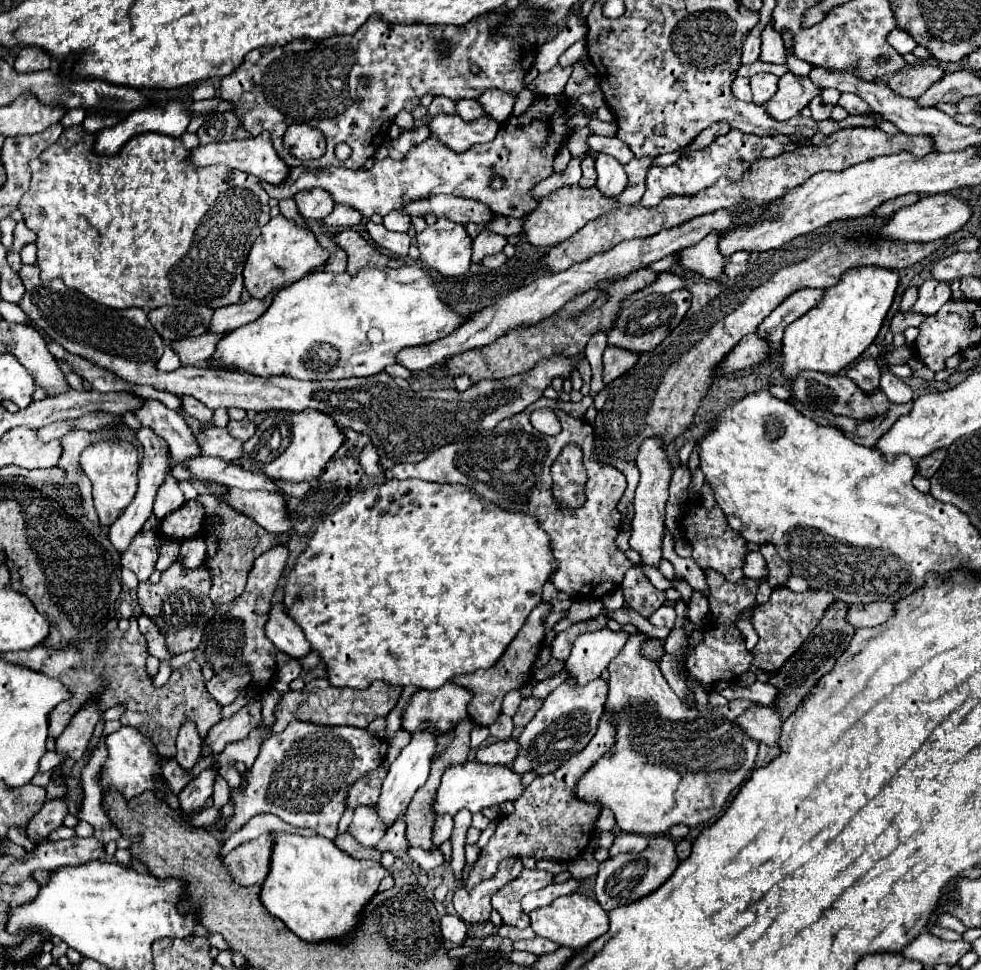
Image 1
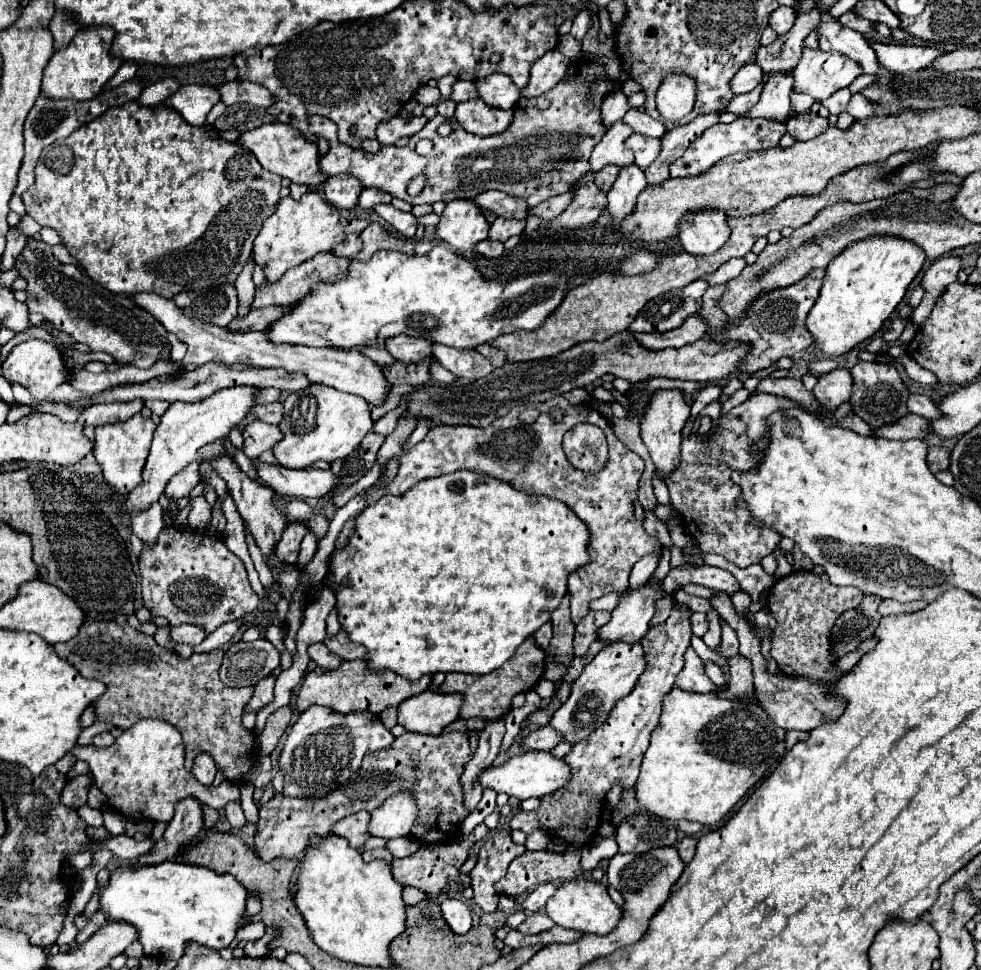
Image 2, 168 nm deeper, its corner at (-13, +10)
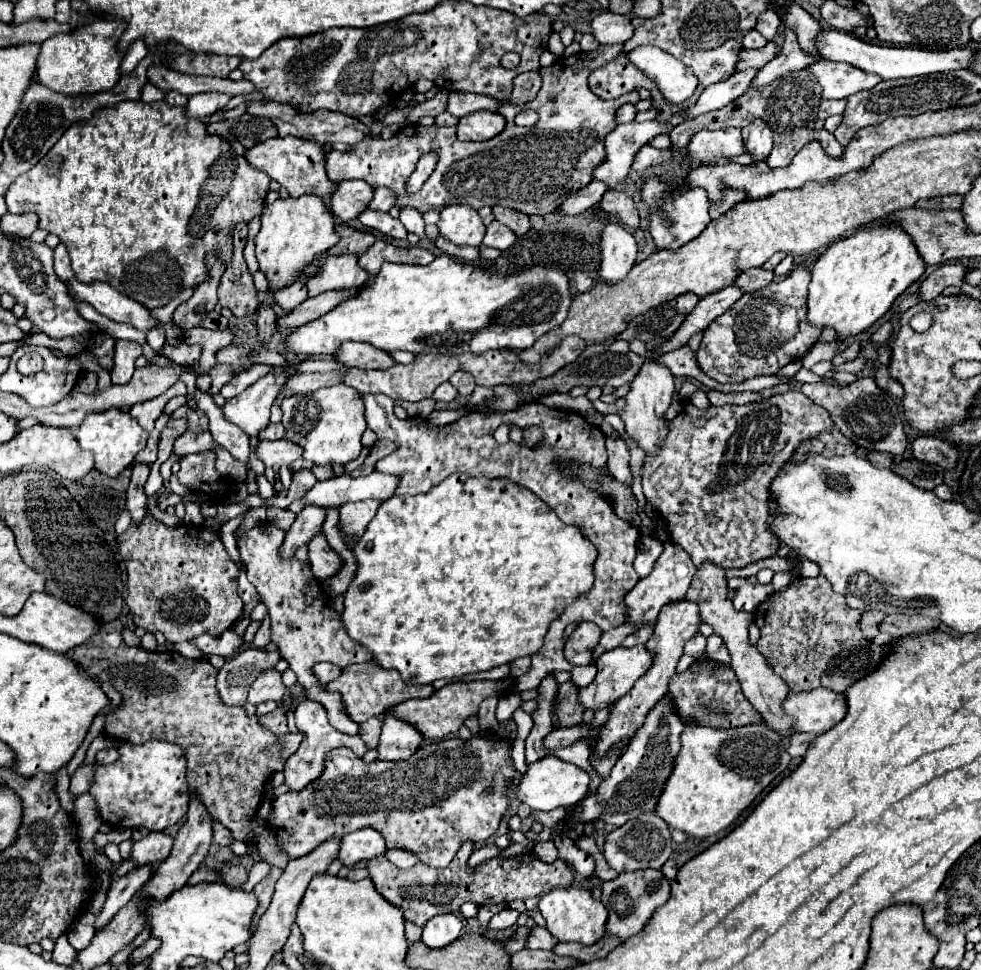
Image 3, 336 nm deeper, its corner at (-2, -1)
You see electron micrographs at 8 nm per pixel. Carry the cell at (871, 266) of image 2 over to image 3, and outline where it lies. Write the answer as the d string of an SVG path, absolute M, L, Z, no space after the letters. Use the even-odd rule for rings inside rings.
M888 222L860 228L854 234L836 240L816 258L808 286L808 320L818 328L832 326L842 338L872 326L926 270L914 240L902 226Z

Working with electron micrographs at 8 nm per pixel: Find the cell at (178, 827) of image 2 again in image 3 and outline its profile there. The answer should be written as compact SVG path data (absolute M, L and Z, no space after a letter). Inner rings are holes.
M140 866L138 870L132 870L130 874L116 878L108 890L108 898L106 898L104 908L94 922L94 930L104 928L116 916L116 912L148 882L150 876L152 876L152 868Z

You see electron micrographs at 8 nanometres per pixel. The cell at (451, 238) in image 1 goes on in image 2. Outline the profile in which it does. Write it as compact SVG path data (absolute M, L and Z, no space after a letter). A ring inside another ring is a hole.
M469 199L449 201L439 223L437 223L437 239L445 241L457 253L469 253L477 243L487 239L489 223L485 221L479 207Z

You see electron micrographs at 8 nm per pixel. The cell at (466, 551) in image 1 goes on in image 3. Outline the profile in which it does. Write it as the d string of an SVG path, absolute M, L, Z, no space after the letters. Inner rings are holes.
M452 474L426 494L418 496L392 496L380 504L376 516L368 524L366 532L354 546L358 558L358 574L346 590L342 622L348 636L358 644L366 646L374 660L384 668L396 668L406 684L432 684L438 678L456 678L474 672L492 670L500 664L508 664L518 656L532 656L544 644L544 636L550 622L564 612L580 594L588 592L594 584L594 560L598 556L594 544L582 536L576 526L564 524L556 512L542 502L534 492L508 478L470 478L468 474Z

